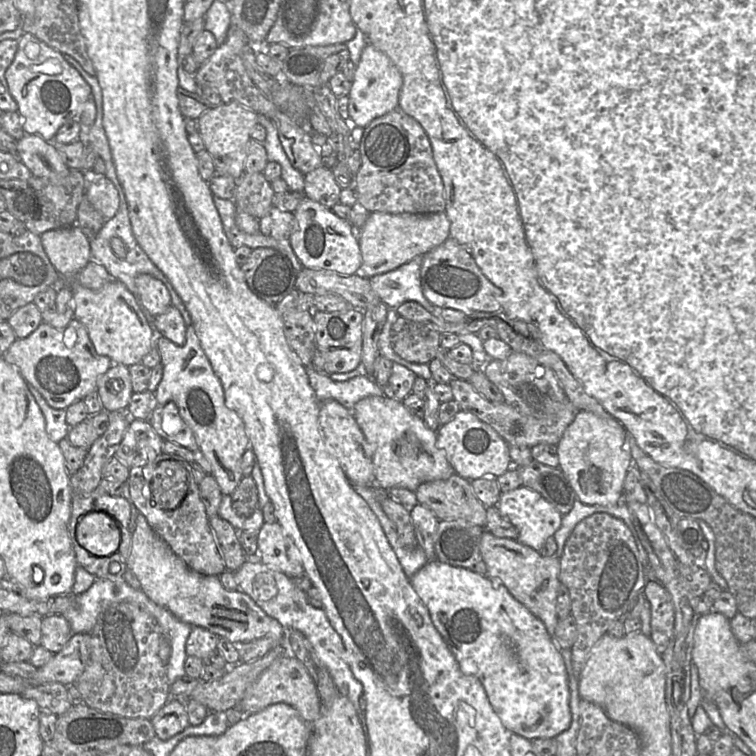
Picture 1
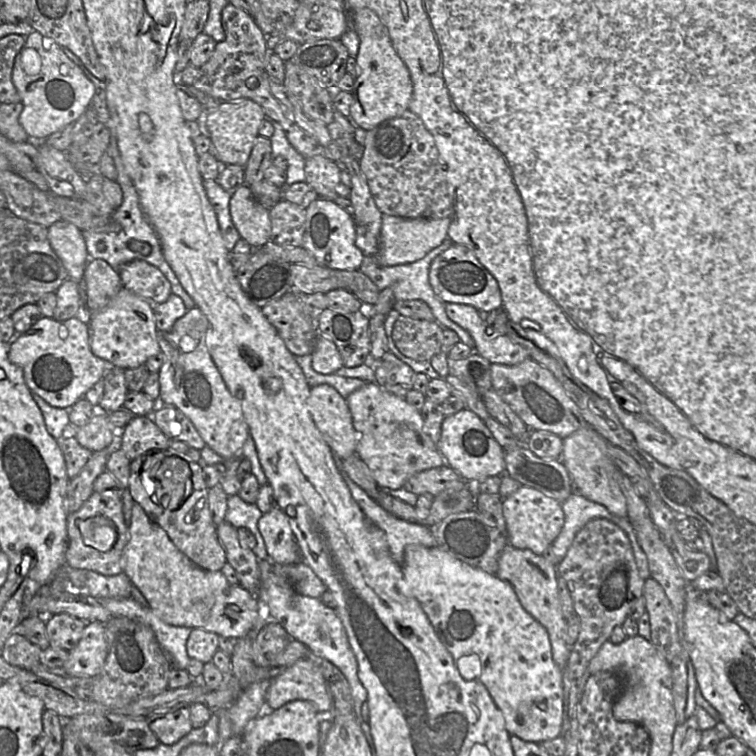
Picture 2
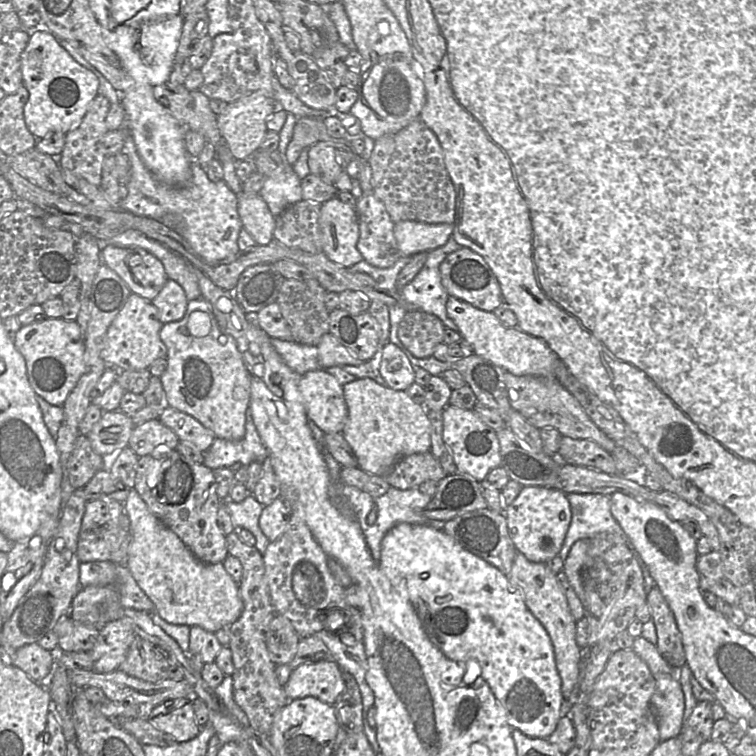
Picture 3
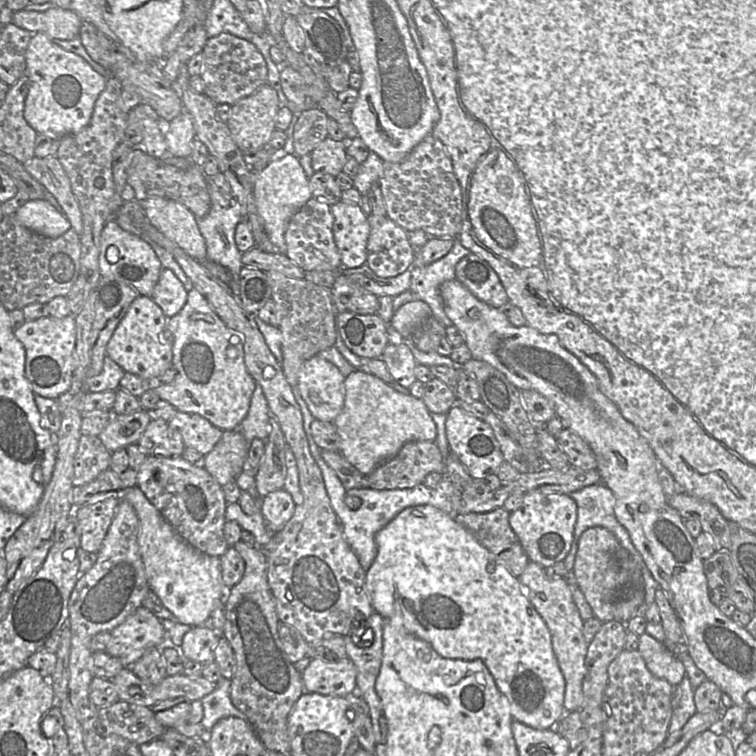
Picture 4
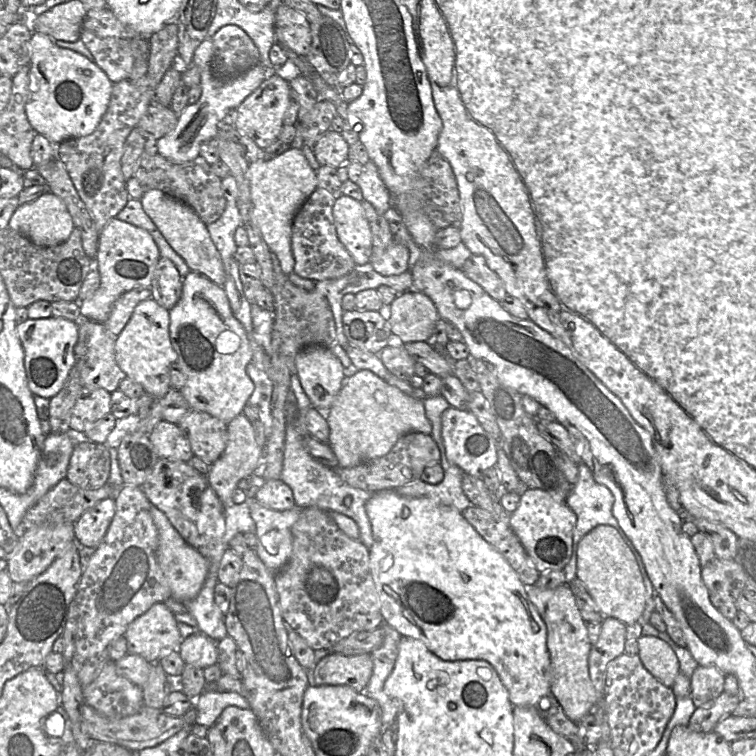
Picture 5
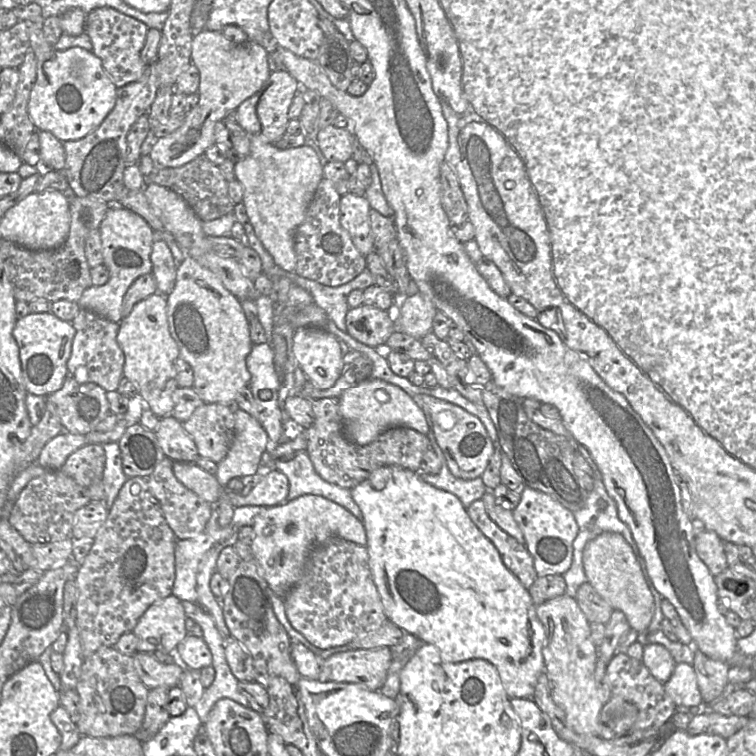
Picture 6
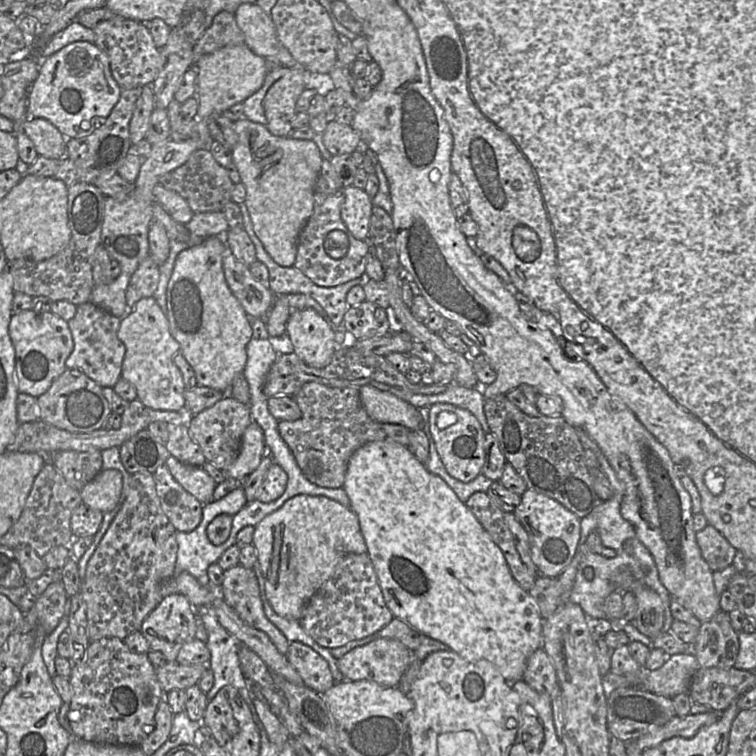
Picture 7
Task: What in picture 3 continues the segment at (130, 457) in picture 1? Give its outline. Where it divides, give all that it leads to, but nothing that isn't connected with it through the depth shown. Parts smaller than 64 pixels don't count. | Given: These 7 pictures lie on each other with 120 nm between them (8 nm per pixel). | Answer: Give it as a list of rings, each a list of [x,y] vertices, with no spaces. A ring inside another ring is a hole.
[[[151,419],[136,425],[133,429],[129,447],[138,457],[173,450],[180,442],[177,435],[159,419]]]

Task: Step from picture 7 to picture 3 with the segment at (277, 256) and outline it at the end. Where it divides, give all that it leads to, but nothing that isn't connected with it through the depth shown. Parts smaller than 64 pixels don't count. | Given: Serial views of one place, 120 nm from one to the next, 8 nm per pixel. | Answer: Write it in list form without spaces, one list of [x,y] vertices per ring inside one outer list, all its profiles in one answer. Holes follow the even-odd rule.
[[[284,165],[280,172],[266,177],[259,194],[272,215],[277,217],[287,207],[302,200],[301,179],[294,172],[292,165]]]

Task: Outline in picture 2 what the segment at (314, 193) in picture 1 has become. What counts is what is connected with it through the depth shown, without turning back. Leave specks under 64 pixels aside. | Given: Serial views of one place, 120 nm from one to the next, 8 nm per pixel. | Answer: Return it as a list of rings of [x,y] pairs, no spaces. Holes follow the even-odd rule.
[[[315,155],[305,162],[306,182],[318,194],[318,198],[334,200],[338,197],[336,187],[341,183],[341,169],[324,155]]]

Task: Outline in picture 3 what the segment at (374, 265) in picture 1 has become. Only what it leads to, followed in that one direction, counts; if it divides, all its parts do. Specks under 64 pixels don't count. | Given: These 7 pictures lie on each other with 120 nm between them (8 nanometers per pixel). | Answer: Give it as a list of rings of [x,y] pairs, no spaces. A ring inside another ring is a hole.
[[[419,221],[394,223],[394,236],[402,256],[431,251],[444,245],[452,236],[454,224],[428,224]]]

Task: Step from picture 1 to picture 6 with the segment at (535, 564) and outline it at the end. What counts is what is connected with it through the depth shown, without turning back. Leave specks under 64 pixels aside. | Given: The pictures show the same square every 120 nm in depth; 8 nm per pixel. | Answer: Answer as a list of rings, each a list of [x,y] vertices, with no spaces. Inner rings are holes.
[[[567,594],[535,605],[536,615],[545,630],[543,657],[545,672],[551,684],[555,702],[563,709],[567,725],[578,734],[598,735],[598,724],[603,703],[595,681],[598,659],[592,641],[589,622],[575,597]]]

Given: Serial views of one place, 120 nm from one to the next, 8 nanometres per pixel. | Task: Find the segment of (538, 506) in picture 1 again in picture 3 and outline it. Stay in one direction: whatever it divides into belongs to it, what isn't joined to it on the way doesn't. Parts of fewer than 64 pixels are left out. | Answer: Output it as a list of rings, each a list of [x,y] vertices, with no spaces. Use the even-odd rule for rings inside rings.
[[[524,486],[506,508],[505,516],[509,536],[517,552],[523,554],[529,561],[546,563],[559,553],[572,513],[566,493],[555,488]]]

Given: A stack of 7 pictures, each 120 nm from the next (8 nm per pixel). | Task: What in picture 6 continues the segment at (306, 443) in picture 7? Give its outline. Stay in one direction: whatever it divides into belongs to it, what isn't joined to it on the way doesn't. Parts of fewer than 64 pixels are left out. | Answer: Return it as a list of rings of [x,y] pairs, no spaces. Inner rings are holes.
[[[337,397],[310,401],[315,419],[311,427],[305,429],[306,451],[316,472],[327,482],[352,489],[366,480],[376,469],[390,465],[420,472],[423,455],[426,450],[432,448],[427,434],[422,434],[412,428],[393,427],[380,434],[371,443],[358,445],[345,436]]]

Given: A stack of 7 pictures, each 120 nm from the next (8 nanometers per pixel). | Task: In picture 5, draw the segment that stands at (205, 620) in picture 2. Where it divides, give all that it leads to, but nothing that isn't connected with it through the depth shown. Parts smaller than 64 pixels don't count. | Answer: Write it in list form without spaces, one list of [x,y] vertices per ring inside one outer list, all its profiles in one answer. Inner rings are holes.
[[[152,505],[151,513],[158,531],[156,558],[168,581],[171,597],[181,603],[192,600],[203,587],[208,573],[208,561],[204,555],[182,538],[161,510]]]

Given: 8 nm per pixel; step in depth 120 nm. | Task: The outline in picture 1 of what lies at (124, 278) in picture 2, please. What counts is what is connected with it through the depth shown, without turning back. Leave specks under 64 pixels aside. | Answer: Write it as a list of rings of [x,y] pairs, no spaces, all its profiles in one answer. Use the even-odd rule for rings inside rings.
[[[139,274],[135,278],[142,306],[156,317],[164,313],[170,305],[171,296],[165,284],[149,274]]]

